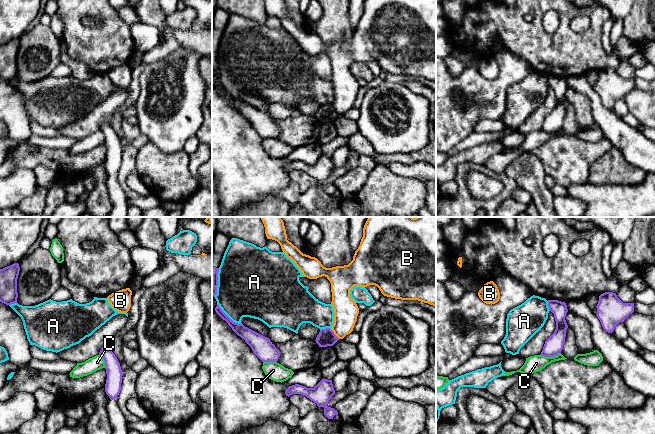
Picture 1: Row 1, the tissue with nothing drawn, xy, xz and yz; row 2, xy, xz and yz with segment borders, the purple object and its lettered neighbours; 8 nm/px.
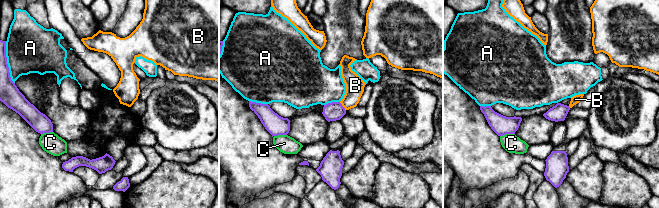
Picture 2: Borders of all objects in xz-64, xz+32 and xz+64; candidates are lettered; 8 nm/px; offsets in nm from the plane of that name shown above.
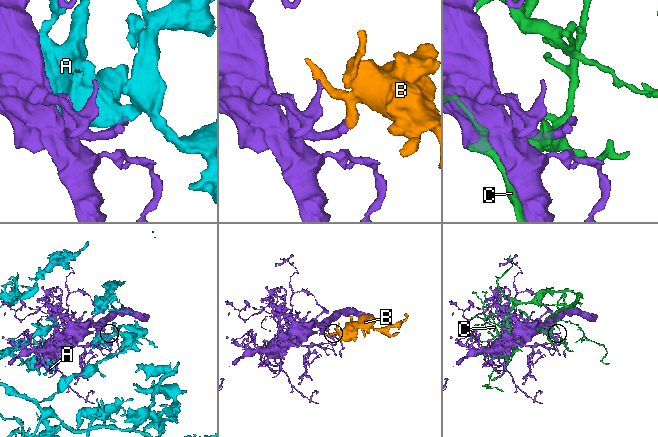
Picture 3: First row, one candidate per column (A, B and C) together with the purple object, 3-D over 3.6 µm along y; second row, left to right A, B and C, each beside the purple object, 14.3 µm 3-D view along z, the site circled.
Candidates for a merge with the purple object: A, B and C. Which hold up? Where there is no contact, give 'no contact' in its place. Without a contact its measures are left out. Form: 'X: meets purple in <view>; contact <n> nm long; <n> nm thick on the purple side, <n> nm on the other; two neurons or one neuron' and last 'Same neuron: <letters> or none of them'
A: meets purple in xz; contact 260 nm long; 110 nm thick on the purple side, 440 nm on the other; two neurons
B: meets purple in xz; contact 110 nm long; 140 nm thick on the purple side, 190 nm on the other; two neurons
C: meets purple in yz; contact 170 nm long; 150 nm thick on the purple side, 140 nm on the other; two neurons
Same neuron: none of them

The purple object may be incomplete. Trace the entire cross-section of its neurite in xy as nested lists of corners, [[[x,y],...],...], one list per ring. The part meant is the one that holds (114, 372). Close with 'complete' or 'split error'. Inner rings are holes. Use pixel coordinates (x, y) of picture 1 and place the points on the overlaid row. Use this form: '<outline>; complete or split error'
[[[108,344],[101,348],[99,355],[105,361],[105,369],[107,374],[105,392],[109,397],[115,399],[121,390],[123,371],[117,357],[111,351]]]; complete

